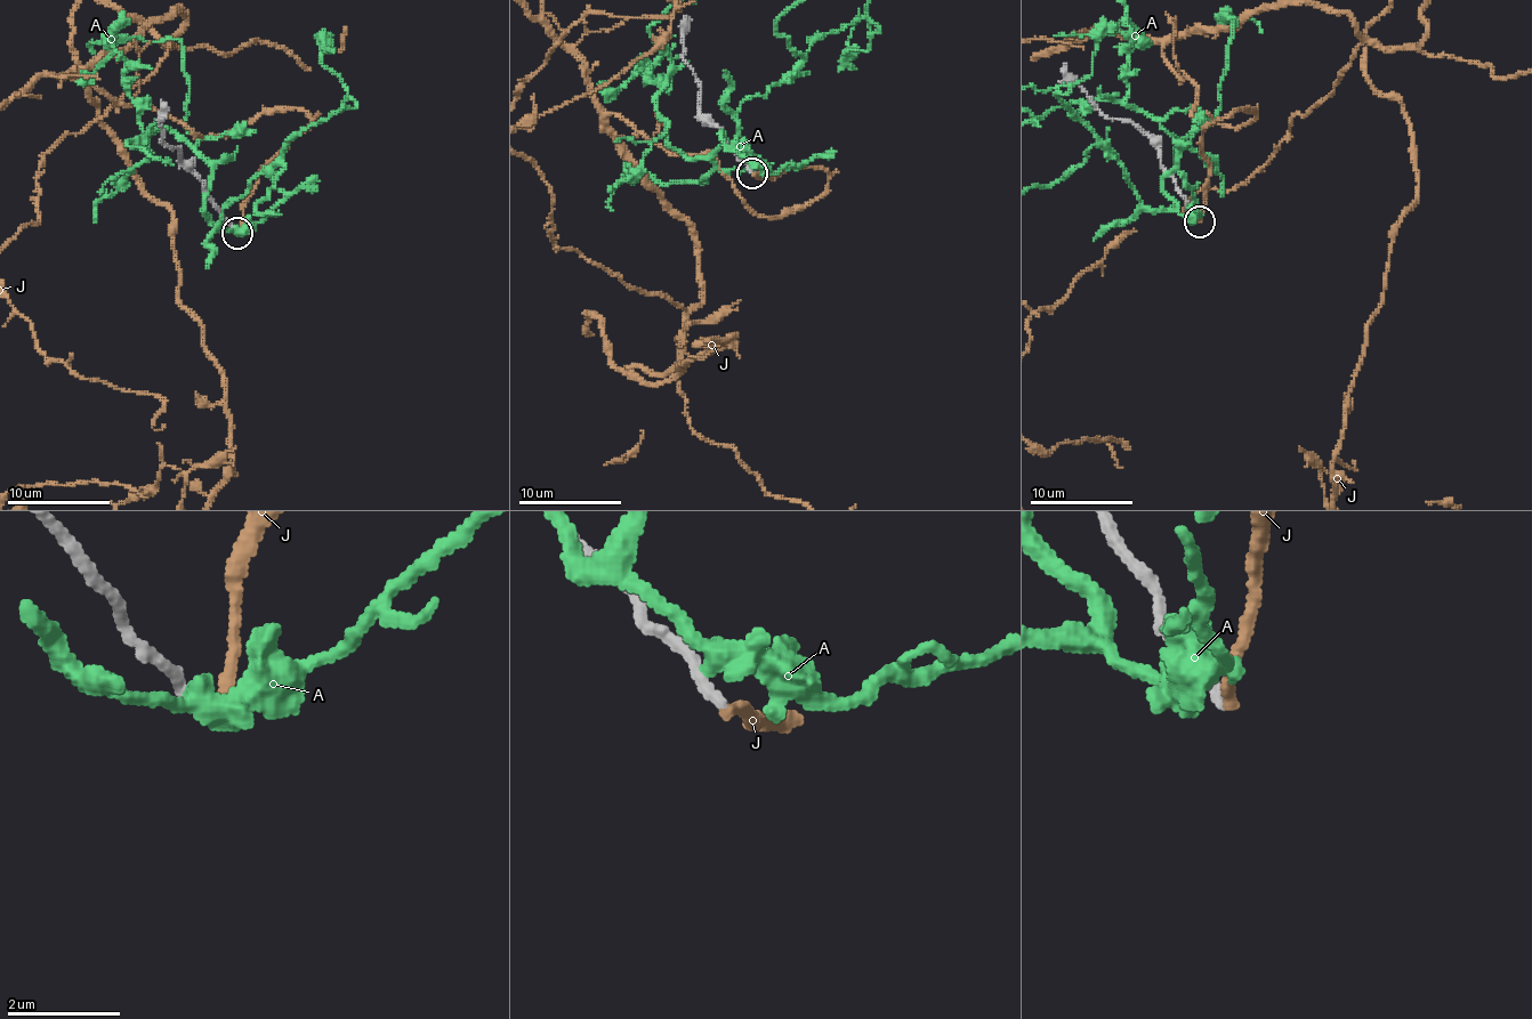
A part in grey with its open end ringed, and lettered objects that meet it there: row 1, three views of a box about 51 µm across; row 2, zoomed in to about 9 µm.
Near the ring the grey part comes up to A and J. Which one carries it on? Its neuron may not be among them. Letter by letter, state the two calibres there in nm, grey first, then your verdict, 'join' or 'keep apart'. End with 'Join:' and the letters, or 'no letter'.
A: 260 nm thick on the grey side, 380 nm on the other; keep apart
J: 200 nm thick on the grey side, 220 nm on the other; keep apart
Join: no letter

